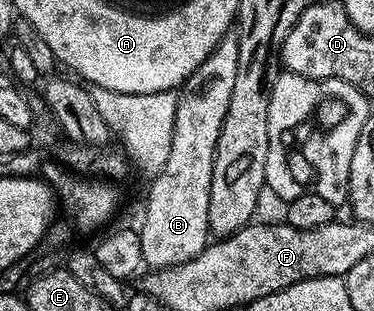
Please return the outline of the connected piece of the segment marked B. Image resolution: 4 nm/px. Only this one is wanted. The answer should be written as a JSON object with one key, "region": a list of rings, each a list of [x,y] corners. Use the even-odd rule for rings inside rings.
{"region":[[[230,31],[223,35],[223,39],[219,39],[219,43],[211,51],[211,55],[207,55],[207,59],[203,59],[203,63],[199,63],[199,67],[195,72],[185,80],[184,85],[180,86],[177,93],[177,106],[175,107],[175,127],[171,135],[171,155],[167,155],[167,163],[163,163],[163,167],[159,171],[159,175],[152,178],[149,189],[149,198],[145,201],[145,218],[139,224],[139,232],[141,242],[143,243],[143,259],[145,265],[150,270],[166,269],[172,265],[182,265],[191,259],[195,259],[195,255],[199,255],[205,250],[206,245],[210,244],[211,234],[209,231],[209,216],[207,215],[207,207],[211,203],[211,171],[215,167],[215,151],[219,143],[219,131],[223,127],[223,119],[227,115],[227,107],[231,107],[231,91],[235,91],[235,74],[239,72],[239,39],[236,32]]]}

